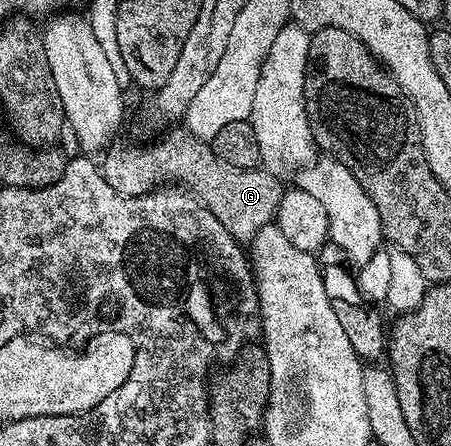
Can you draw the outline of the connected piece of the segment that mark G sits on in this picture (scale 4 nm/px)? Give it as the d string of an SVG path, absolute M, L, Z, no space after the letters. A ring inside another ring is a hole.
M185 126L172 127L163 135L163 139L147 148L112 145L106 149L101 171L116 193L137 197L166 184L182 186L241 244L250 243L260 229L274 221L285 191L276 173L261 166L253 169L231 167L216 156L208 141L197 138Z

